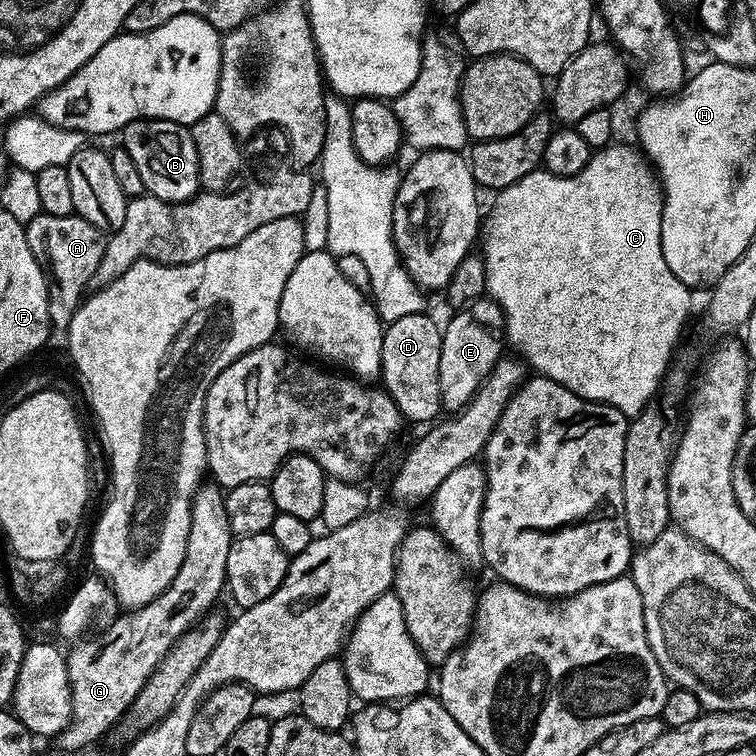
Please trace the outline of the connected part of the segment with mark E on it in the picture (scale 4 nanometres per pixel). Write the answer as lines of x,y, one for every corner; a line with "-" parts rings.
481,298
468,304
466,307
451,313
452,321
443,325
442,331
442,359
438,361
438,390
442,390
441,409
445,413
455,414
461,412
472,401
478,386
494,370
494,366
506,352
506,337
504,335
504,315
502,310
491,298

